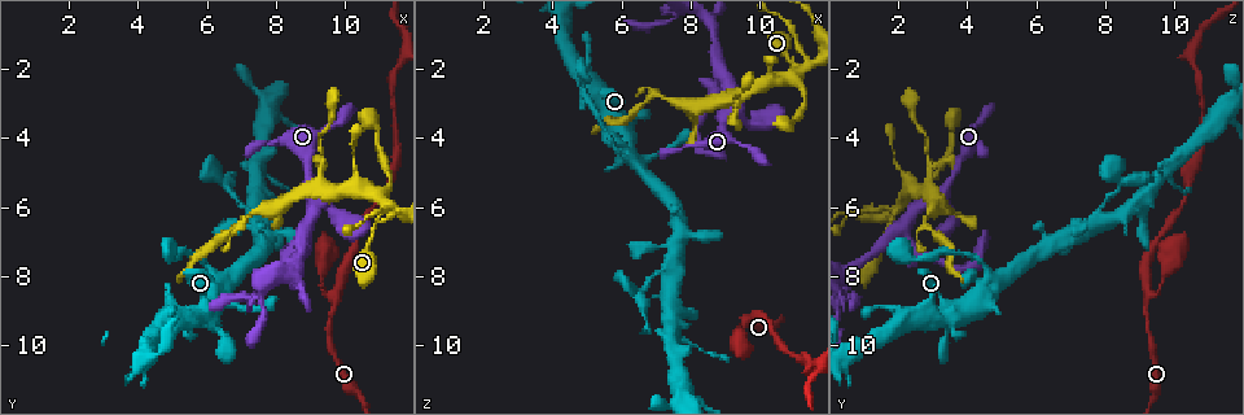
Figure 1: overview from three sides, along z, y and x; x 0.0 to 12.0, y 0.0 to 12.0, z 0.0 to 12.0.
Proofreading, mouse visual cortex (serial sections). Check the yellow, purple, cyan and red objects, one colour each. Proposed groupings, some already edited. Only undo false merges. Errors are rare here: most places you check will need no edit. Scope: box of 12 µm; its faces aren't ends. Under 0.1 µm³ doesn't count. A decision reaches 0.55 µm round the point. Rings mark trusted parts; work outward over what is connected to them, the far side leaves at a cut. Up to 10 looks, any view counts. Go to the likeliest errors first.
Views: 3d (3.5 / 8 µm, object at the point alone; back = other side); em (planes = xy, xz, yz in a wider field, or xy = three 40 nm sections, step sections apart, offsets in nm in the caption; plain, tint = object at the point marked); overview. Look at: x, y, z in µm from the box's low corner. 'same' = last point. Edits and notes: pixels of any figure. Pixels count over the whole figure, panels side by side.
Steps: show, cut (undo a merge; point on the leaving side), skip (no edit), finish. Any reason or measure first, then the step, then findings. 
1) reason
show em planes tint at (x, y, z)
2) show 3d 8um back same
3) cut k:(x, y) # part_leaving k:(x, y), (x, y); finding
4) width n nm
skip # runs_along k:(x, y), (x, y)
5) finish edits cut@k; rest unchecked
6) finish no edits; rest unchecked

four or more arms meet
show 3d 3.5um at (11.2, 6.0, 2.1)

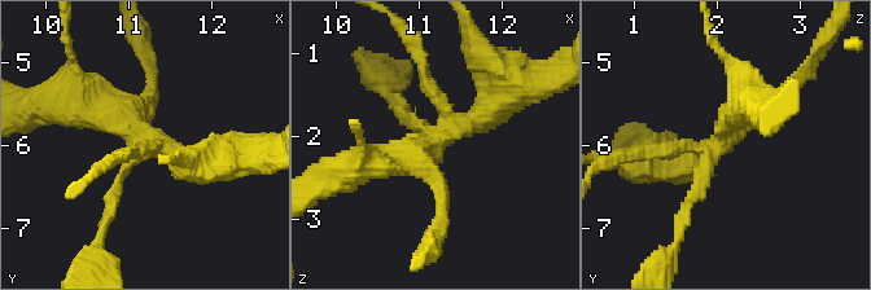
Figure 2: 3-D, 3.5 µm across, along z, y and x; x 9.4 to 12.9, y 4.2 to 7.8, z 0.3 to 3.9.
skip # runs_along 2:(682, 214), (745, 106); all the same cell

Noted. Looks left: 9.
two arms in line, one across
show em xy step 5 tint at (9.8, 8.7, 9.2)

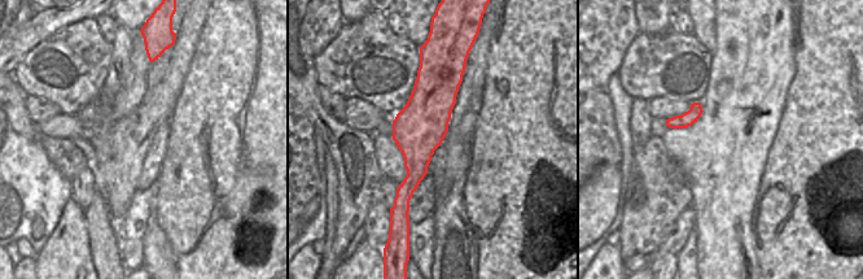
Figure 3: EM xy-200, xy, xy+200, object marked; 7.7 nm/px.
see where the arms go
show 3d 3.5um same

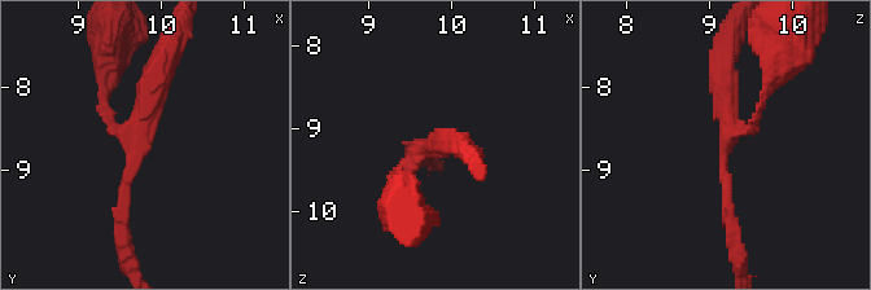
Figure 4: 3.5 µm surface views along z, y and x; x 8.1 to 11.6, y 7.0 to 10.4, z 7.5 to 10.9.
arm_widths 100, 150, 300 nm
skip # runs_along 4:(122, 225), (122, 185), (162, 58); all the same cell

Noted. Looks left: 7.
show 3d 3.5um back at (6.2, 8.3, 4.4)

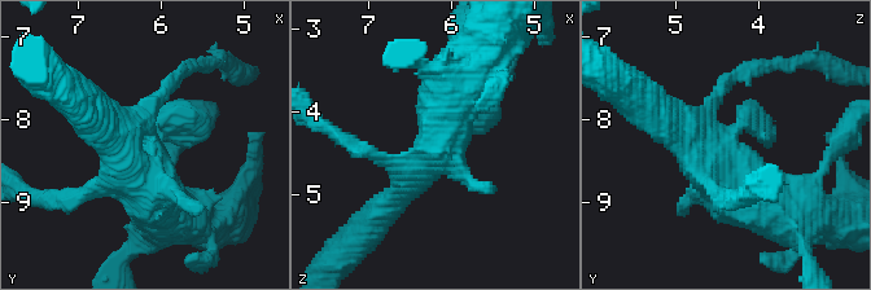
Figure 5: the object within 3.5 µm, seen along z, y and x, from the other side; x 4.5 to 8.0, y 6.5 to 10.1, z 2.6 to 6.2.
skip # runs_along 5:(777, 210), (730, 190), (661, 119); one cell here

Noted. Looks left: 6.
thick turns thin
show 3d 3.5um at (7.5, 6.1, 3.0)

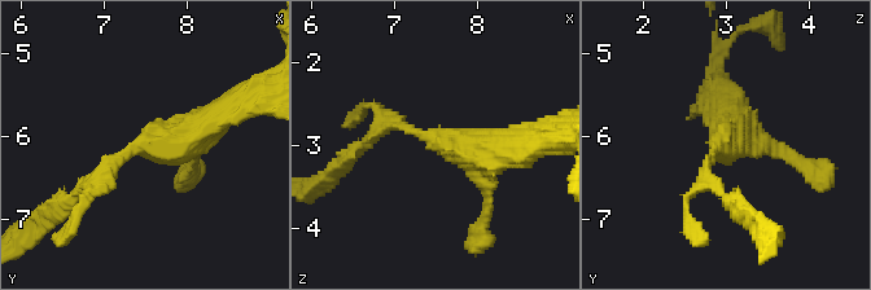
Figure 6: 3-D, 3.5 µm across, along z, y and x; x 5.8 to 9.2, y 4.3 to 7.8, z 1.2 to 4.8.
now the EM
show em xy step 1 tint at (7.55, 6.15, 2.95)

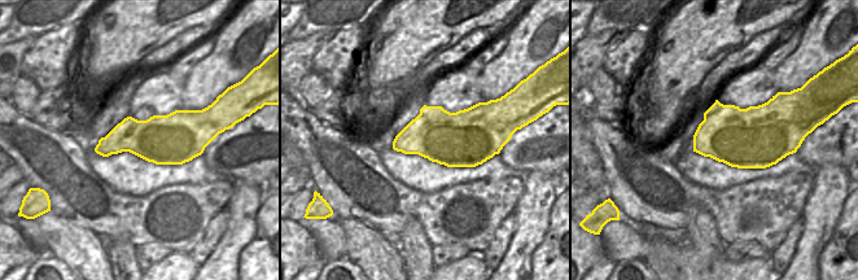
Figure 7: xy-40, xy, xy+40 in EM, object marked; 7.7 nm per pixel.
another direction
show em xy step 2 tint same

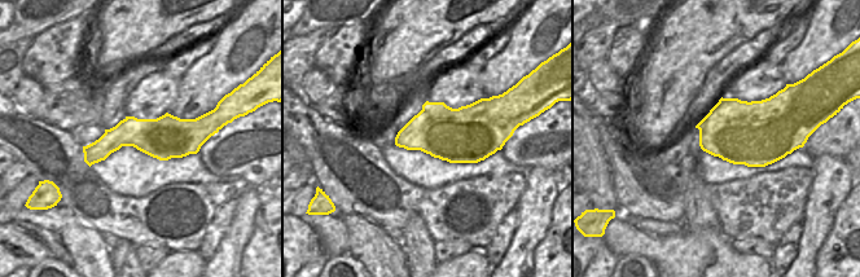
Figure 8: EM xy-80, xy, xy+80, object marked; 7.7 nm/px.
arm_widths 150, 400 nm
skip # runs_along 8:(205, 135), (121, 135), (87, 158); continuous, no second cell

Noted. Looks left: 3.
finish no edits; rest unchecked

